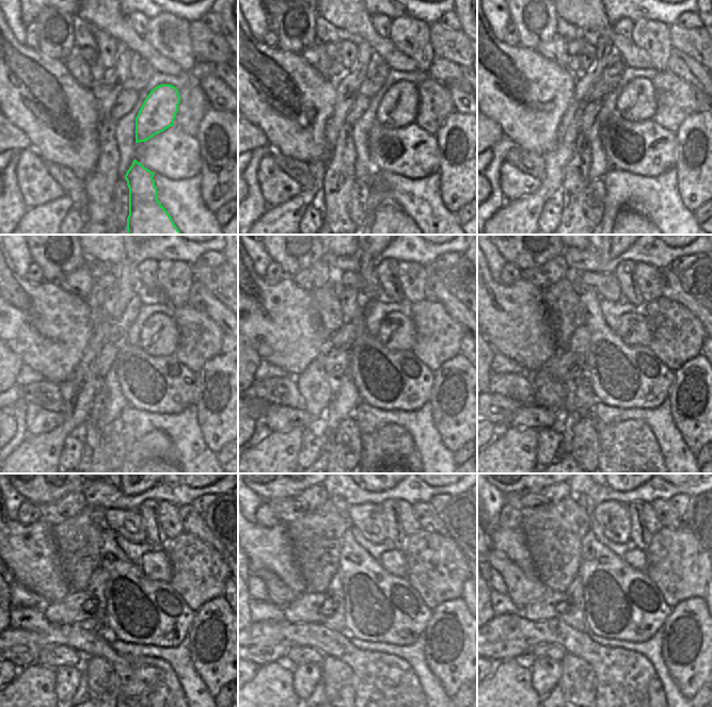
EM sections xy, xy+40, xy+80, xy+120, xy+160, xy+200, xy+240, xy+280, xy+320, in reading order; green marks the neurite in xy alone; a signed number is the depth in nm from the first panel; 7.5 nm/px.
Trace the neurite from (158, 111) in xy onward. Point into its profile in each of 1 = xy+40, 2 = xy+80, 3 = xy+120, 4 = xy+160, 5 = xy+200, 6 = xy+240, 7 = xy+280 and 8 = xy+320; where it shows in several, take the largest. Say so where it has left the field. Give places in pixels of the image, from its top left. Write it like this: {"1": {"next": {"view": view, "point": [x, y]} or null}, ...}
{"1": {"next": {"view": "xy+40", "point": [398, 107]}}, "2": {"next": {"view": "xy+80", "point": [637, 101]}}, "3": {"next": {"view": "xy+120", "point": [159, 336]}}, "4": {"next": {"view": "xy+160", "point": [397, 332]}}, "5": {"next": {"view": "xy+200", "point": [634, 331]}}, "6": {"next": {"view": "xy+240", "point": [155, 565]}}, "7": {"next": {"view": "xy+280", "point": [393, 562]}}, "8": {"next": {"view": "xy+320", "point": [635, 558]}}}

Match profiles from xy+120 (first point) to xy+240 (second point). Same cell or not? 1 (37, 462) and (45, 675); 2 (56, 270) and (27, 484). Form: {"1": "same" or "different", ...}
{"1": "same", "2": "same"}

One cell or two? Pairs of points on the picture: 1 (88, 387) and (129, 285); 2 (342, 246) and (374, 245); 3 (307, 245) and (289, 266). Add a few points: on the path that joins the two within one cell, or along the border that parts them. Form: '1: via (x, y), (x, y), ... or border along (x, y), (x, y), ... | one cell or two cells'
1: via (85, 362), (95, 347), (100, 330), (119, 310) | one cell
2: border along (360, 246), (360, 251), (357, 254) | two cells
3: via (302, 251), (293, 260) | one cell

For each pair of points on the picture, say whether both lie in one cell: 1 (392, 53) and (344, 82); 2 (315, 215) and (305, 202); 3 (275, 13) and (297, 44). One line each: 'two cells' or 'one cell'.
1: two cells
2: two cells
3: one cell

